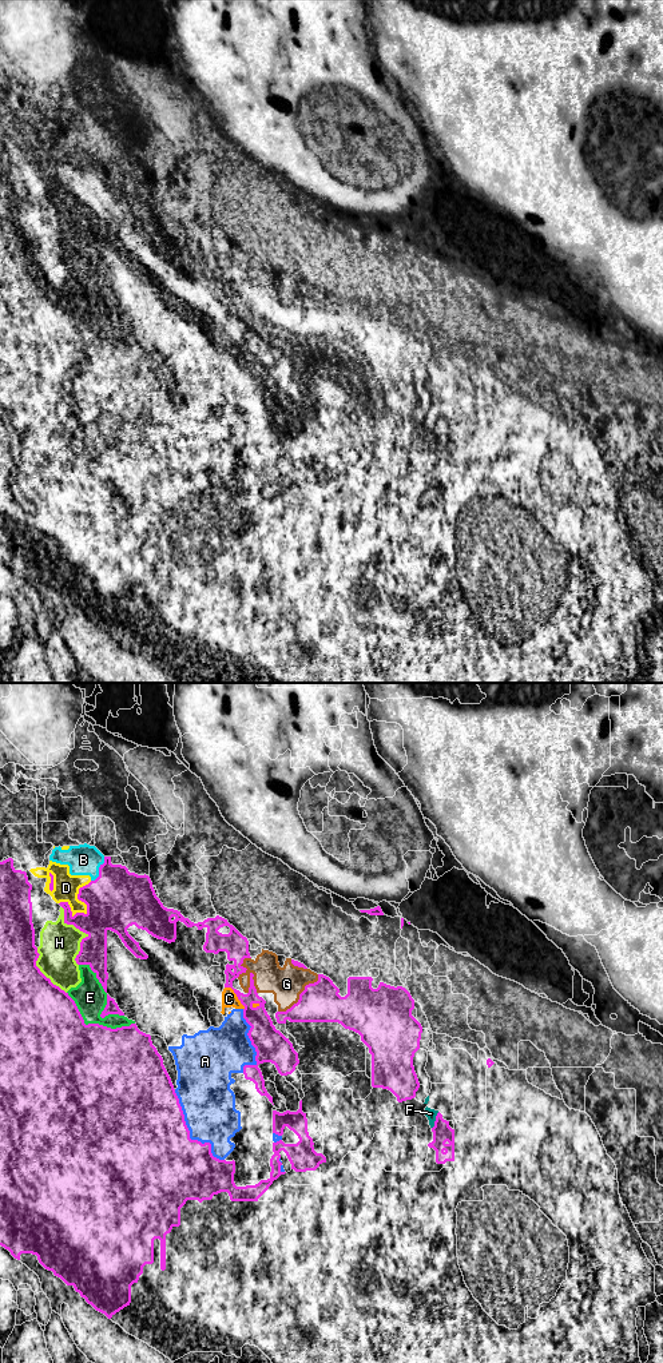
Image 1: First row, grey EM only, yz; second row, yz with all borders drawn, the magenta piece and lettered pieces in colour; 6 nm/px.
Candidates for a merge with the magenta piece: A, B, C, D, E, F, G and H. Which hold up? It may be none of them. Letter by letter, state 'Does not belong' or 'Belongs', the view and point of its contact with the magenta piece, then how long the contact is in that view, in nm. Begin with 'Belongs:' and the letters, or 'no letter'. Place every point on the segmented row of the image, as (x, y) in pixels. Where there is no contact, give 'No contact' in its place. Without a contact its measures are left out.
Belongs: A, B, C, D, E, F, H
A: Belongs. Touches magenta at yz (189, 1135). Shared border 550 nm
B: Belongs. Touches magenta at yz (99, 870). Shared border 170 nm
C: Belongs. Touches magenta at yz (237, 996). Shared border 180 nm
D: Belongs. Touches magenta at yz (82, 901). Shared border 260 nm
E: Belongs. Touches magenta at yz (107, 998). Shared border 420 nm
F: Belongs. Touches magenta at yz (436, 1120). Shared border 110 nm
G: Does not belong. Touches magenta at yz (300, 994). Shared border 340 nm
H: Belongs. Touches magenta at yz (83, 932). Shared border 380 nm

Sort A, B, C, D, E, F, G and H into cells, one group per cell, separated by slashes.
A B C D E F H / G

